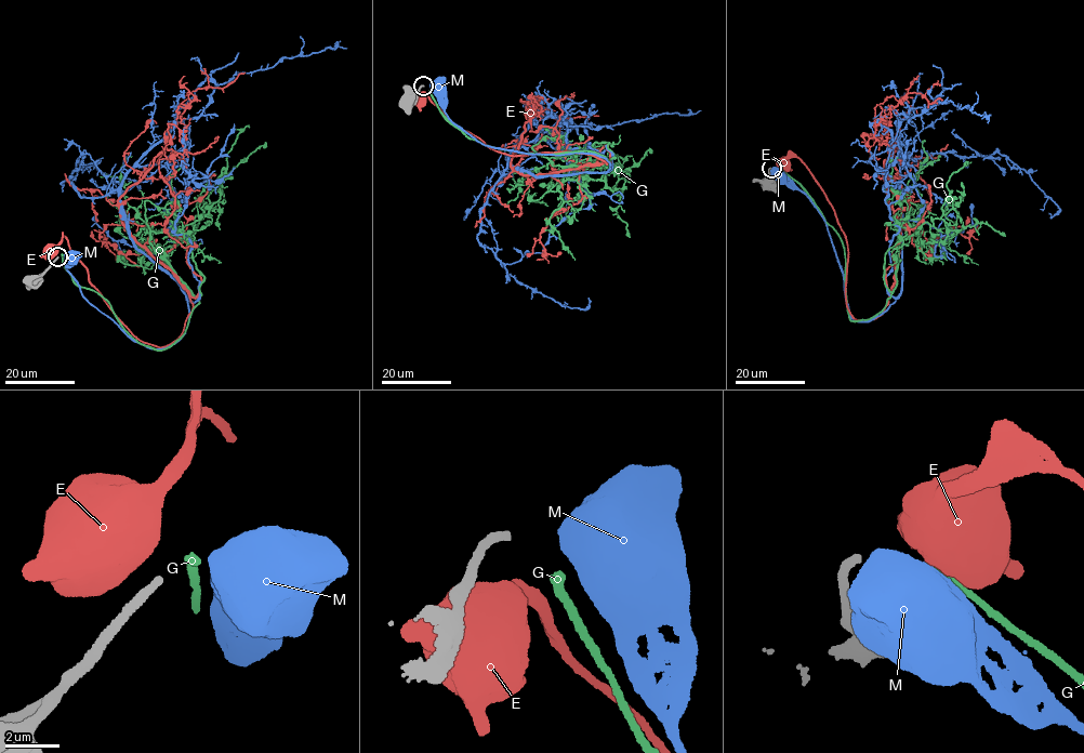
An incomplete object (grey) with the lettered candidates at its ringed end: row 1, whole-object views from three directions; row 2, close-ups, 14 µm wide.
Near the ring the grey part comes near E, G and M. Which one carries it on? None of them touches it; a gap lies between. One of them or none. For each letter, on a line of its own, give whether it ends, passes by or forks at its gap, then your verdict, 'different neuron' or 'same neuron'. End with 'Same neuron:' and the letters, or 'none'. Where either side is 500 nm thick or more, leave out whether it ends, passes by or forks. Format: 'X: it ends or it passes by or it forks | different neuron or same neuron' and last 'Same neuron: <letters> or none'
E: different neuron
G: it ends | same neuron
M: different neuron
Same neuron: G

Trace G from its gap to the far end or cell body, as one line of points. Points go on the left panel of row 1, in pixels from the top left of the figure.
G: (62, 254), (141, 343), (171, 347), (203, 280), (186, 240), (249, 124)

